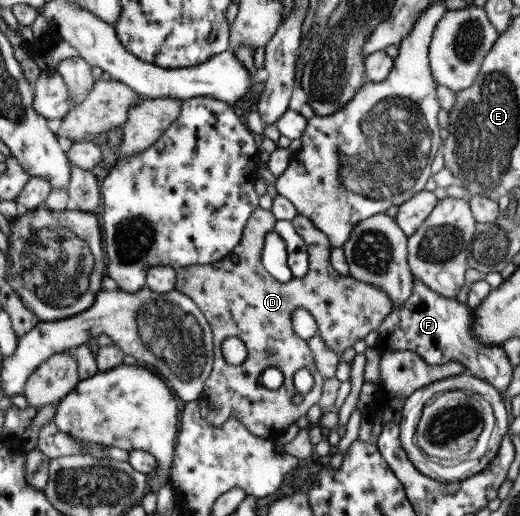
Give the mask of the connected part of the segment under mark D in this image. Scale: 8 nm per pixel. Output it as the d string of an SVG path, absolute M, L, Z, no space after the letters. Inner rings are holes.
M257 207L252 217L248 220L247 226L243 231L243 240L236 249L214 263L180 268L177 270L176 287L178 291L189 295L198 304L202 313L208 318L208 323L212 327L212 332L214 332L215 364L213 365L212 375L206 380L203 395L198 400L201 414L214 427L221 427L230 418L238 416L254 435L259 435L269 441L275 441L287 432L293 431L294 423L300 417L308 415L308 411L314 405L318 406L324 391L326 379L320 374L320 370L316 368L314 352L310 350L310 346L302 337L296 335L294 329L295 310L299 307L304 307L310 311L316 322L321 325L320 335L324 339L324 343L338 357L345 350L348 350L348 347L352 347L358 340L362 340L366 334L378 328L383 319L393 310L391 300L388 299L386 293L375 285L358 281L352 276L338 275L336 271L332 271L332 263L330 263L331 240L305 215L298 215L292 219L292 225L294 225L294 229L297 229L297 232L308 245L308 273L301 278L294 277L294 279L286 283L276 279L267 270L263 262L263 253L268 234L275 231L276 224L277 219L271 209L266 210L262 209L262 207ZM230 337L242 339L248 349L248 358L242 365L230 365L224 358L223 344ZM268 367L277 368L283 374L283 385L276 390L266 389L266 387L262 387L260 382L260 375ZM305 368L312 372L316 385L314 385L314 389L310 391L310 394L303 395L303 401L296 405L294 403L294 395L298 394L298 389L294 385L294 376L300 369Z

